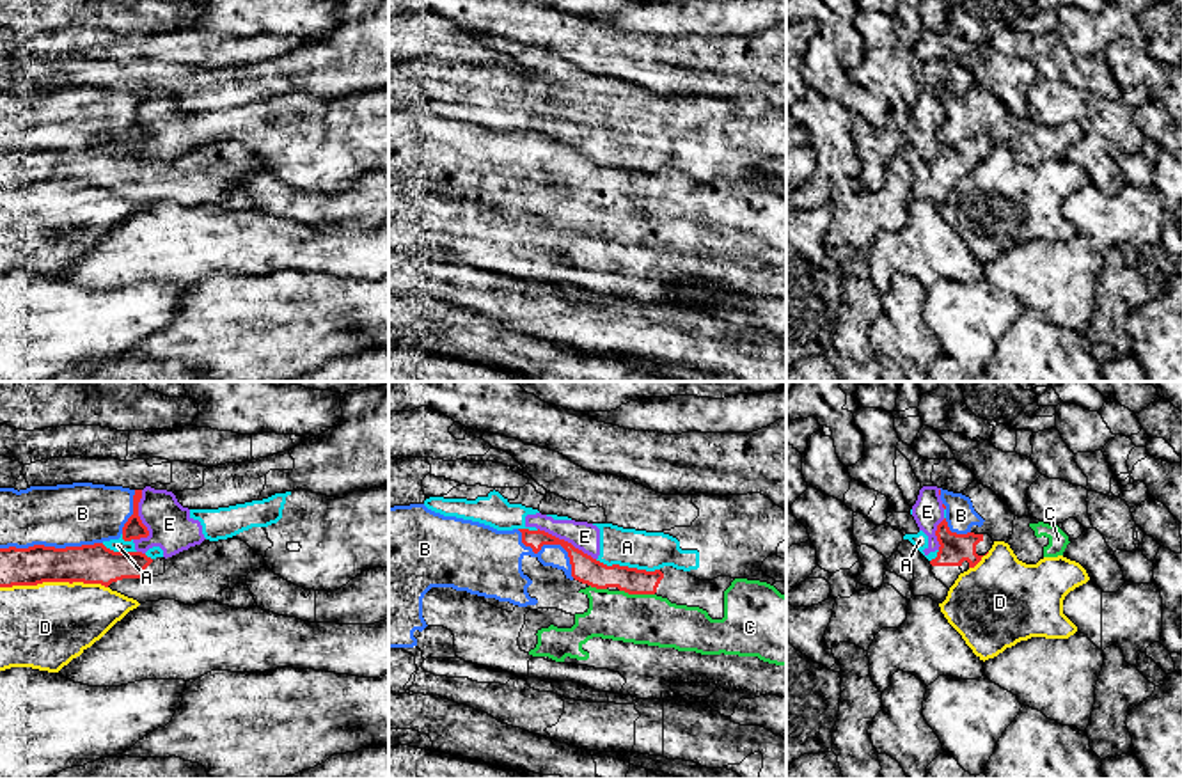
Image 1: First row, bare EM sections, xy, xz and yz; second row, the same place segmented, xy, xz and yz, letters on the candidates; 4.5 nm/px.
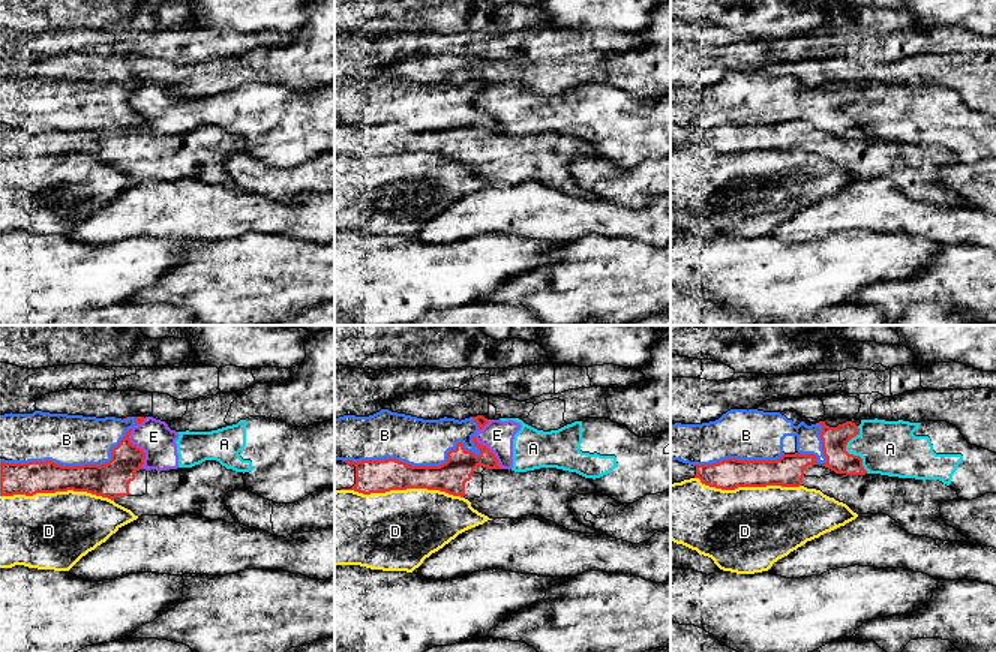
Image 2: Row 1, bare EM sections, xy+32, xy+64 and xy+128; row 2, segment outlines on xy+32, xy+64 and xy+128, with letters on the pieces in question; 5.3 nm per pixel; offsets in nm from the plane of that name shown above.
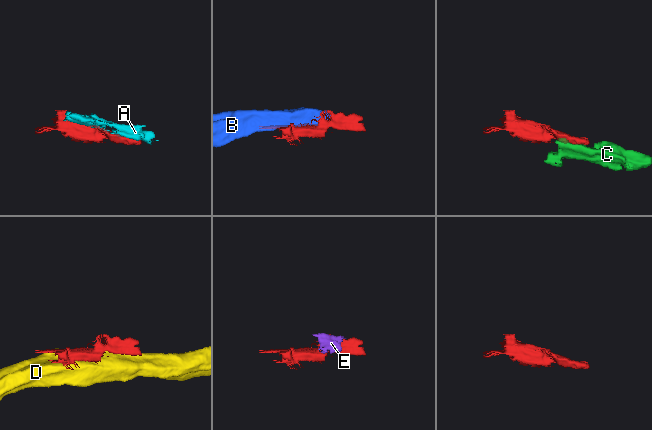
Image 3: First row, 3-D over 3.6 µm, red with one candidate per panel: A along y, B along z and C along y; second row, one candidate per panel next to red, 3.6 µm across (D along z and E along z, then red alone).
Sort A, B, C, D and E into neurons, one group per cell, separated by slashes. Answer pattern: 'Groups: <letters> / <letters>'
Groups: A E / B C / D

